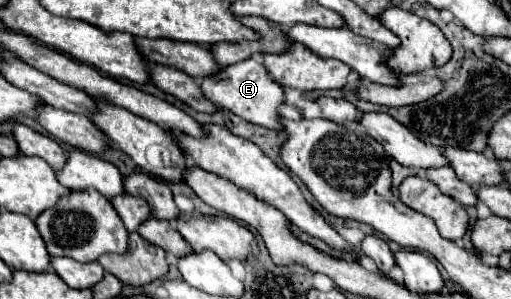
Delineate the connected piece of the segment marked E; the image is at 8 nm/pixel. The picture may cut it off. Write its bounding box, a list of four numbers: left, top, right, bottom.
[201,58,285,130]

